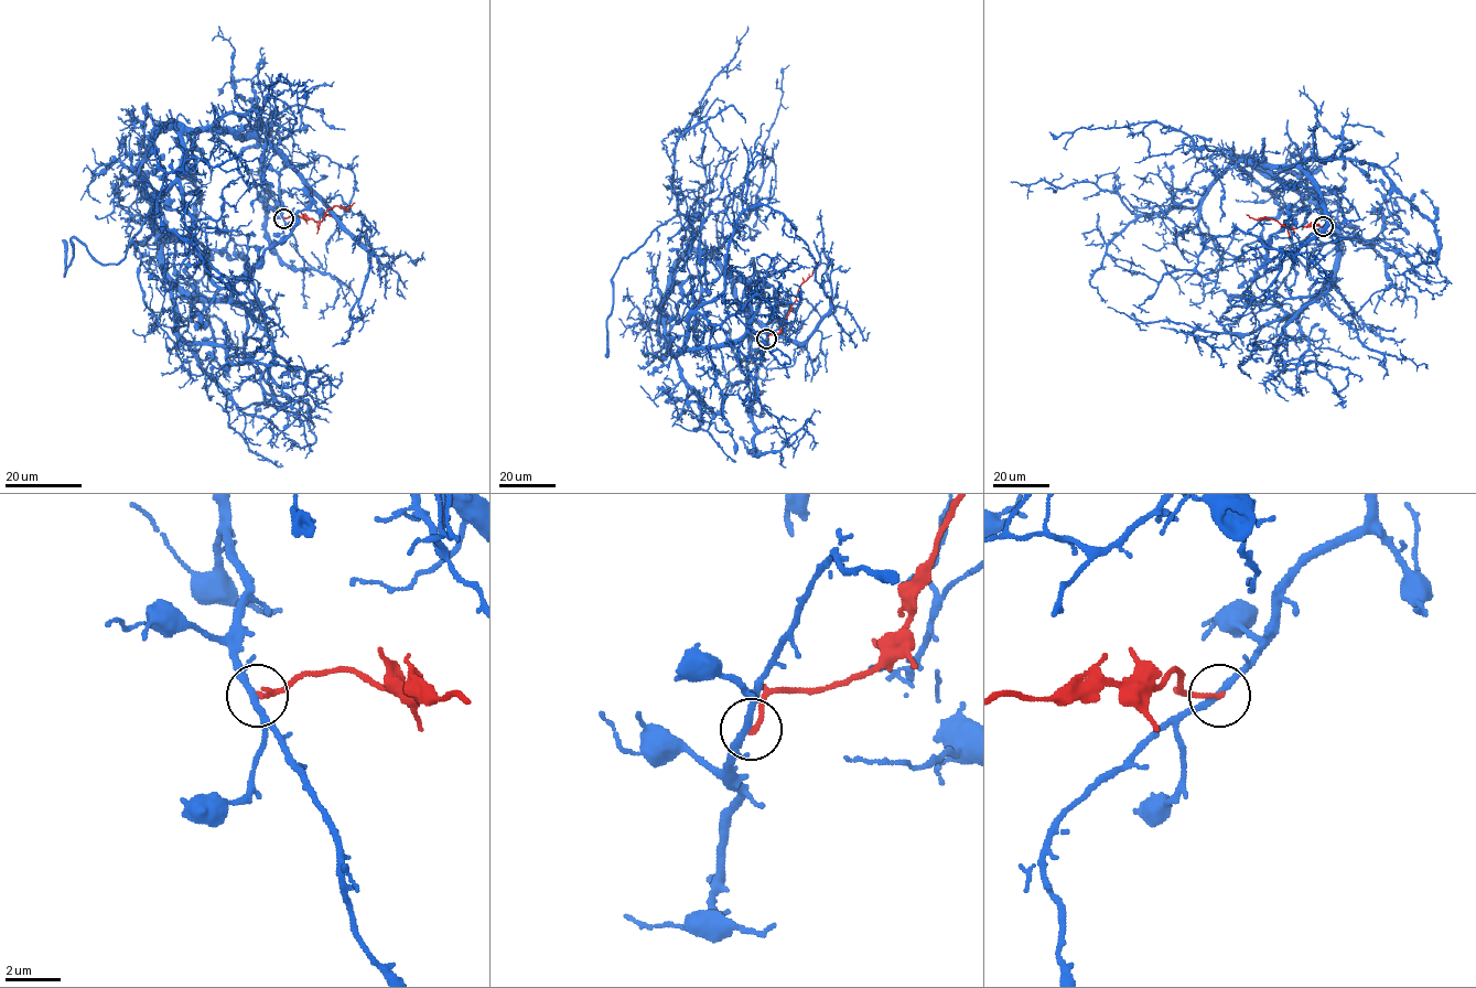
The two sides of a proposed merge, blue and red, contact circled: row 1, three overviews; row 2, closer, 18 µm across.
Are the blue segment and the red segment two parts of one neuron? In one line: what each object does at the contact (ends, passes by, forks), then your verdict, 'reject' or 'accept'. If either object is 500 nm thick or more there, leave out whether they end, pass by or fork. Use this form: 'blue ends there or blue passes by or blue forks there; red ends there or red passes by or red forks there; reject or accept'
blue passes by; red ends there; reject

